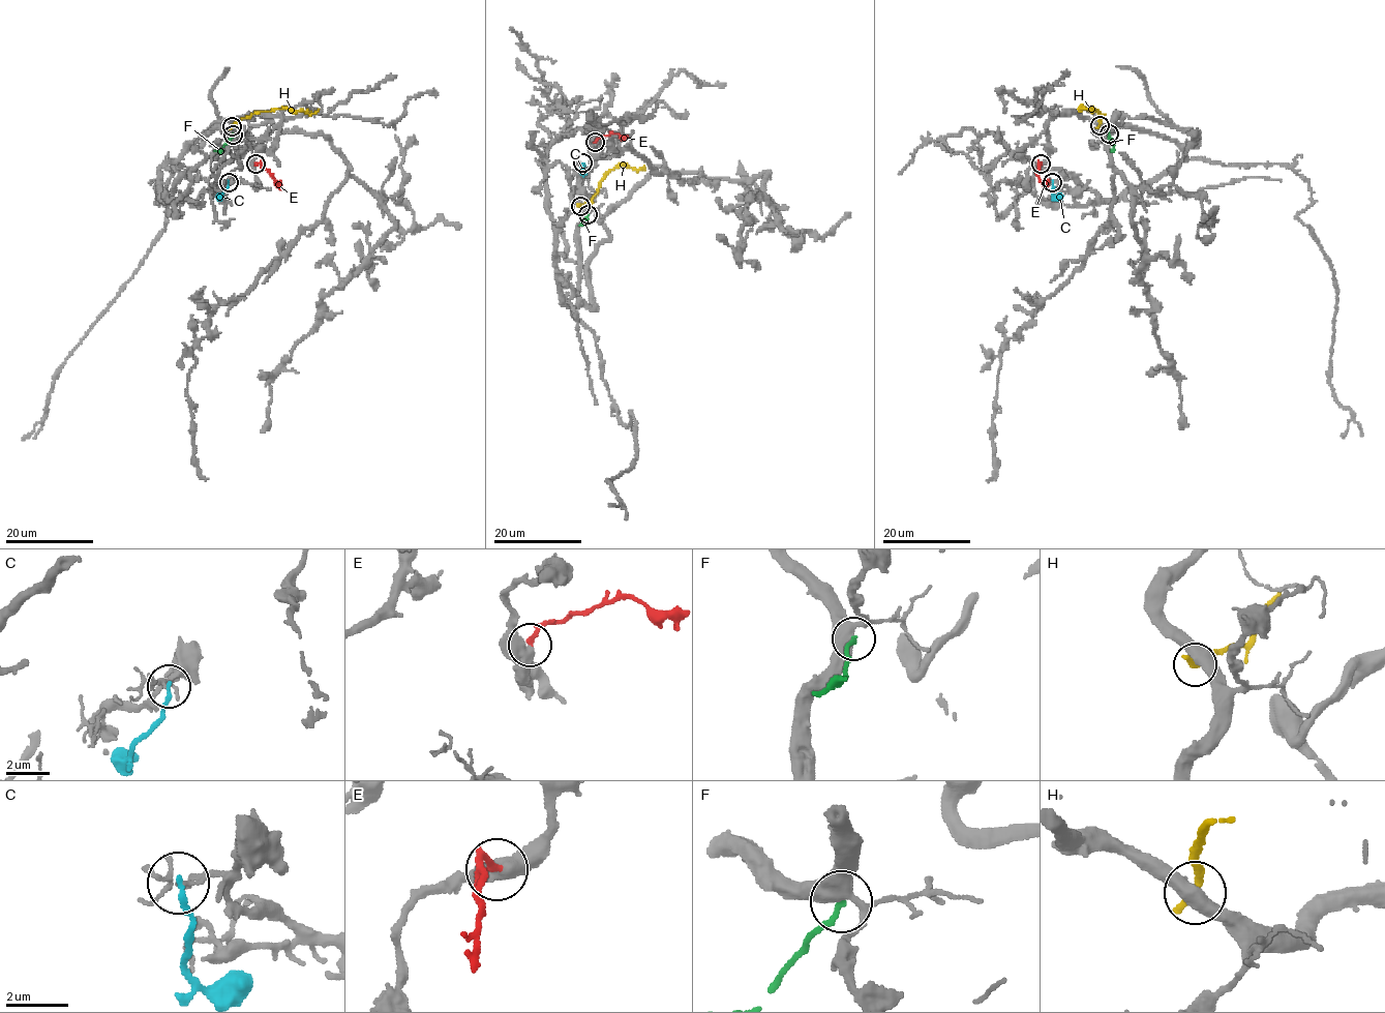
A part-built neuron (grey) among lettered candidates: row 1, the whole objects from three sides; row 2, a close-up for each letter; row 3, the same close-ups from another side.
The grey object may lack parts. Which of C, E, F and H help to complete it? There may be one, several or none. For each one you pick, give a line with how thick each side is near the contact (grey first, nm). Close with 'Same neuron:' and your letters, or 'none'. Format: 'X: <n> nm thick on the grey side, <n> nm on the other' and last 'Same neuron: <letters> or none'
E: 460 nm thick on the grey side, 200 nm on the other
Same neuron: E

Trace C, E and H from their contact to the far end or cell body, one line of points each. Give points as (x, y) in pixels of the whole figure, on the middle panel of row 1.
C: (582, 162), (584, 176)
E: (595, 143), (612, 132), (624, 139)
H: (579, 207), (591, 202), (609, 171), (620, 165), (640, 169), (643, 166)

